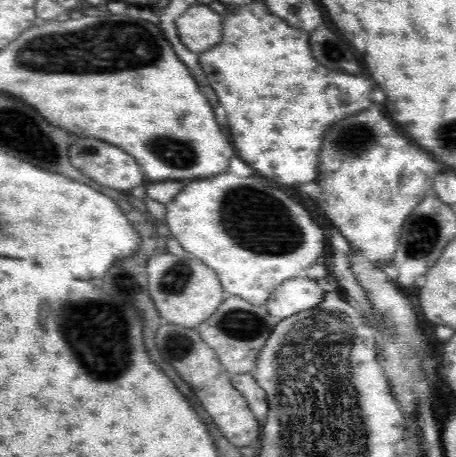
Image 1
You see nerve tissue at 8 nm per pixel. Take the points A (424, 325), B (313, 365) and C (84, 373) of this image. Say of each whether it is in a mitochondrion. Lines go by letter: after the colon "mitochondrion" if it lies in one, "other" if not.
A: other
B: mitochondrion
C: mitochondrion

